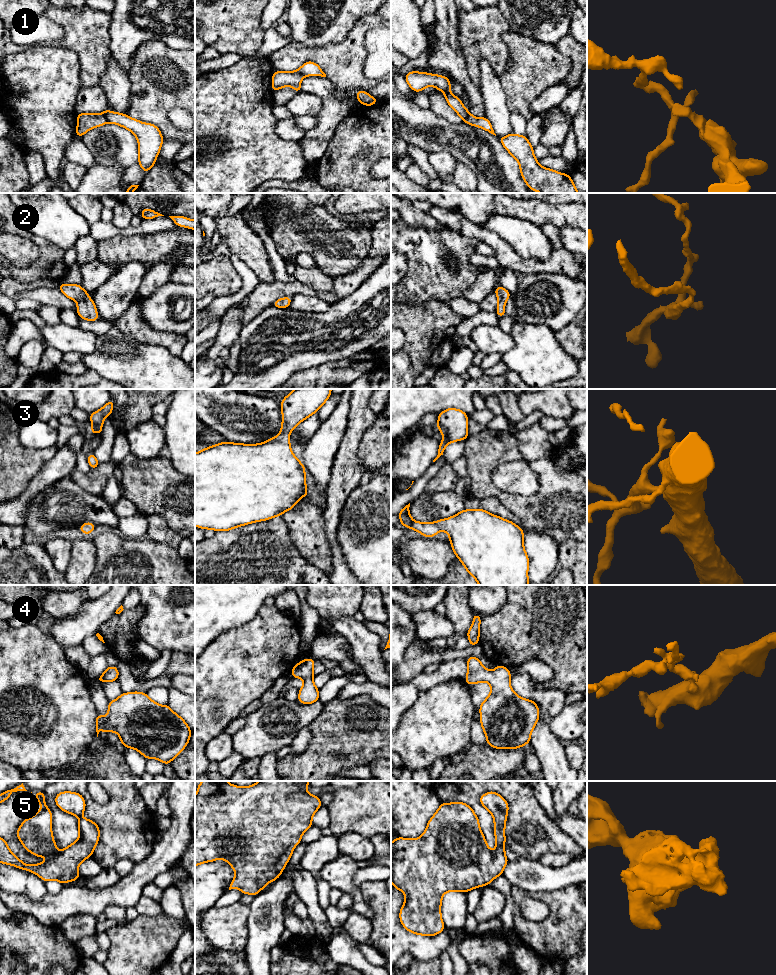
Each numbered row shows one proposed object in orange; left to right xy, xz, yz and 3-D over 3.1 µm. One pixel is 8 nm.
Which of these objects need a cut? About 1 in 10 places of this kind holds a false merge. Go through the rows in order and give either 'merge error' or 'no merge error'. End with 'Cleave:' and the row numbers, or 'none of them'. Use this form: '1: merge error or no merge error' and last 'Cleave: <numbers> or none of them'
1: merge error
2: no merge error
3: no merge error
4: no merge error
5: no merge error
Cleave: 1

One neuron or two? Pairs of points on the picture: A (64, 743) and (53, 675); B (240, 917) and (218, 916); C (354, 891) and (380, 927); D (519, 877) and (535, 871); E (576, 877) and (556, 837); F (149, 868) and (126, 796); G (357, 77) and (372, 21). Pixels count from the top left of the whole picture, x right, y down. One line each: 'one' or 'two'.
A: one
B: one
C: two
D: one
E: two
F: two
G: one

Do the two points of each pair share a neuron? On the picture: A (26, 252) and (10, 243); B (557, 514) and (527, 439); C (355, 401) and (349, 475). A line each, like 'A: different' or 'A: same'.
A: same
B: different
C: same

